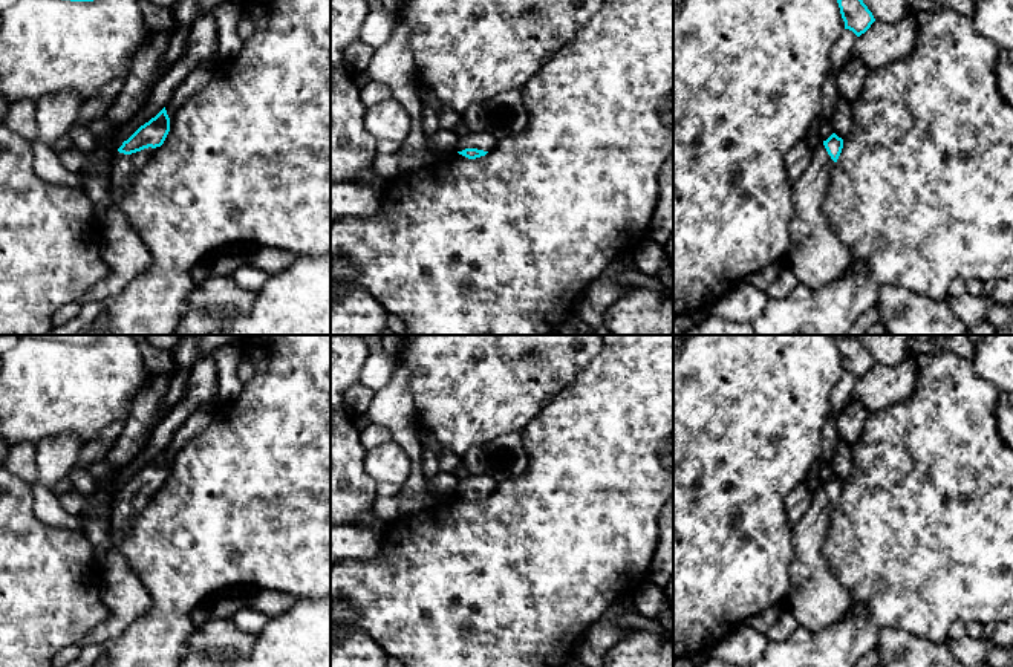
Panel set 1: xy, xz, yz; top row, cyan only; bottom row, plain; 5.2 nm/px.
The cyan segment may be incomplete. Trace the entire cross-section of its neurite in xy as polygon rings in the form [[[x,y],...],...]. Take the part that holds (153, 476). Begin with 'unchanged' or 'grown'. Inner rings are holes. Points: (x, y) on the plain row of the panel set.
grown | [[[165,450],[148,465],[141,468],[118,491],[110,506],[110,545],[106,571],[99,577],[98,592],[109,610],[109,618],[89,632],[77,646],[103,644],[121,636],[135,620],[141,618],[151,604],[150,594],[119,546],[130,529],[135,516],[161,490],[170,474]]]

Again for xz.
grown | [[[470,473],[459,480],[458,496],[468,502],[476,502],[485,499],[496,486],[497,482],[494,482],[490,476]]]

